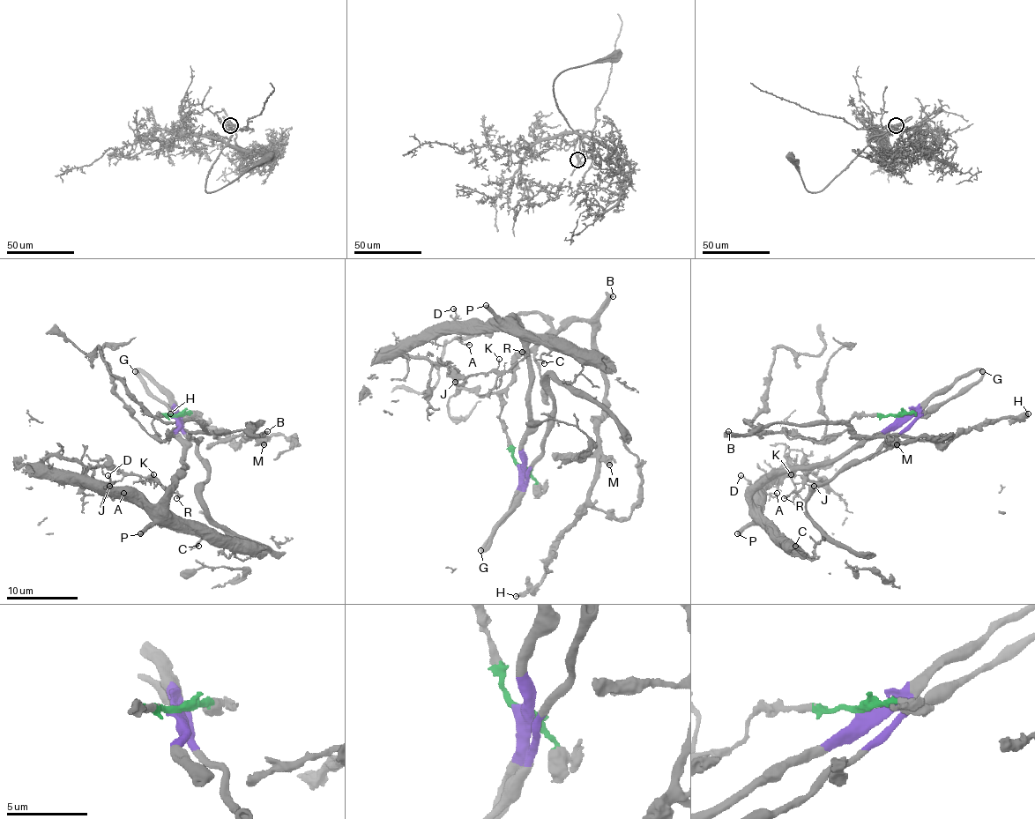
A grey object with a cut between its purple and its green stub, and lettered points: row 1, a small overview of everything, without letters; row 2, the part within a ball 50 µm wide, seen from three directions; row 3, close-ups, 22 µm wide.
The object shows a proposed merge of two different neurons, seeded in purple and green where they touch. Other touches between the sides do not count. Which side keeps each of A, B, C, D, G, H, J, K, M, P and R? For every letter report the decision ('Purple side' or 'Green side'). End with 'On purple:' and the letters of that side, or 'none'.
A: Purple side
B: Green side
C: Purple side
D: Purple side
G: Purple side
H: Green side
J: Purple side
K: Purple side
M: Green side
P: Purple side
R: Purple side
On purple: A, C, D, G, J, K, P, R

